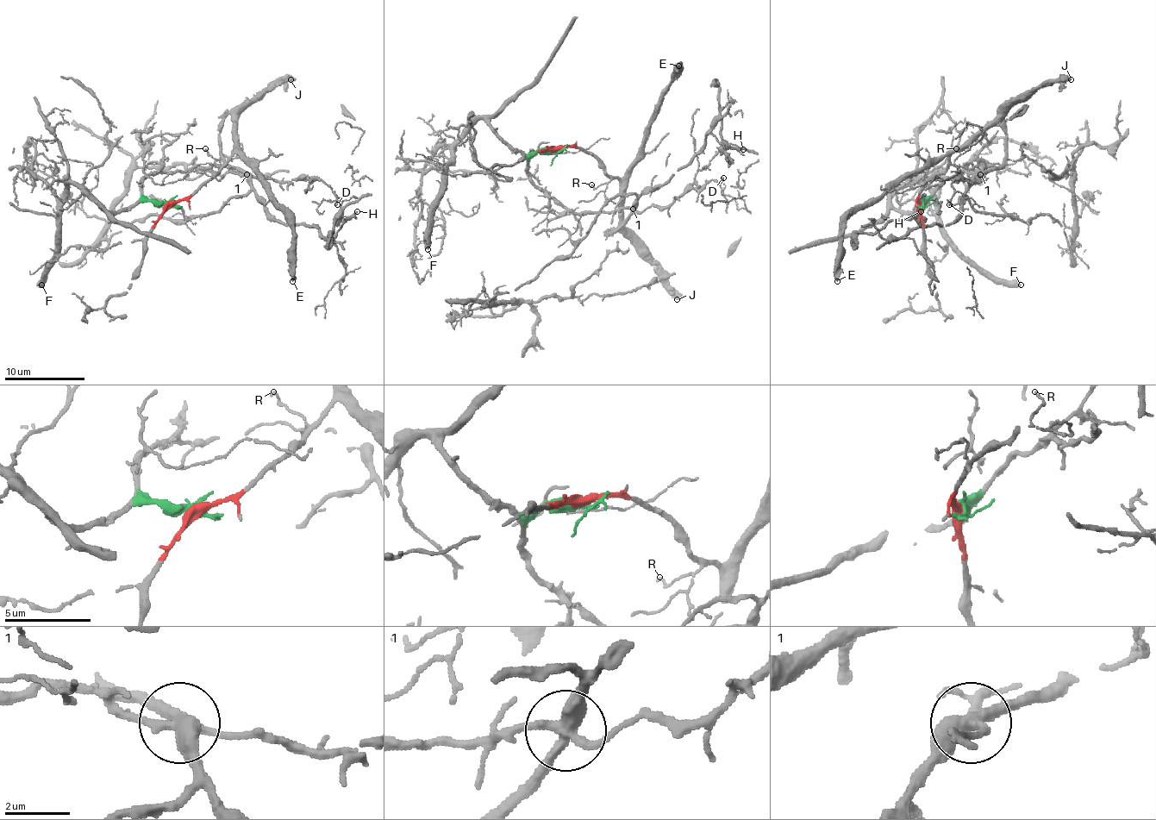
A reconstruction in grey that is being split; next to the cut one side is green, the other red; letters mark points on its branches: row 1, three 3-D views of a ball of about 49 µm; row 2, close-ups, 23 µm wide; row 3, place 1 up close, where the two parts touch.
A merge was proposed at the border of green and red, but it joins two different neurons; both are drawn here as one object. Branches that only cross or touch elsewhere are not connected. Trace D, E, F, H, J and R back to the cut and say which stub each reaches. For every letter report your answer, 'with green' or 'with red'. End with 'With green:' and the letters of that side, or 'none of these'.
D: with green
E: with red
F: with green
H: with red
J: with red
R: with red
With green: D, F

